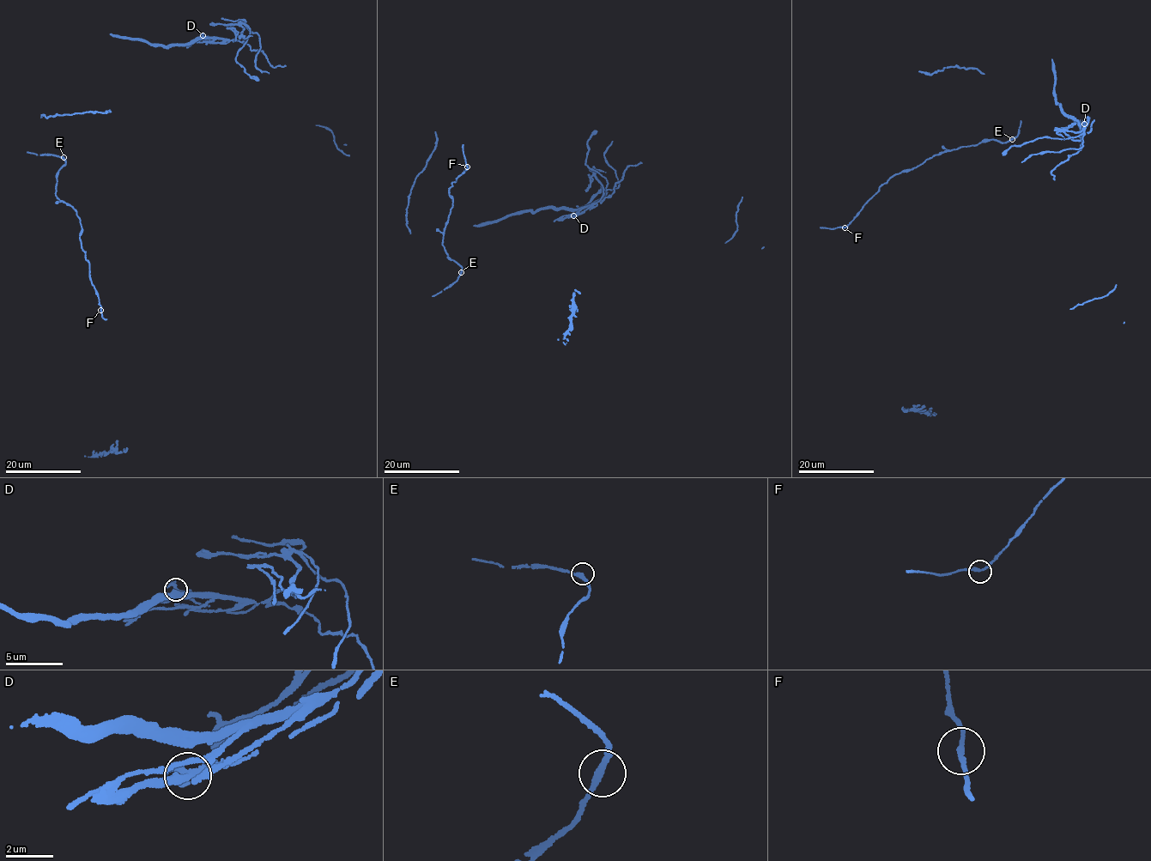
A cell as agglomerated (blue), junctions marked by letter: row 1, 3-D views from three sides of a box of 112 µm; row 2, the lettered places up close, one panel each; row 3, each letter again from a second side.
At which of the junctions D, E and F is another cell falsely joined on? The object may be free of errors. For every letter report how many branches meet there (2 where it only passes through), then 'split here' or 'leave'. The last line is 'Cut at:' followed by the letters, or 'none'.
D: 2 branches meet; split here
E: 2 branches meet; leave
F: 2 branches meet; leave
Cut at: D

